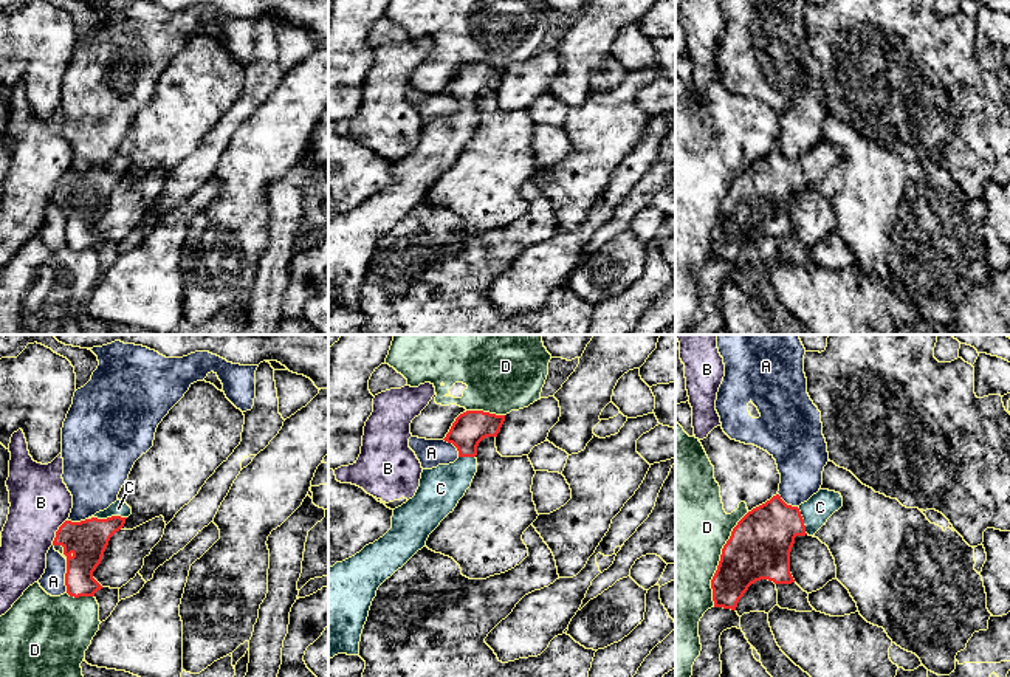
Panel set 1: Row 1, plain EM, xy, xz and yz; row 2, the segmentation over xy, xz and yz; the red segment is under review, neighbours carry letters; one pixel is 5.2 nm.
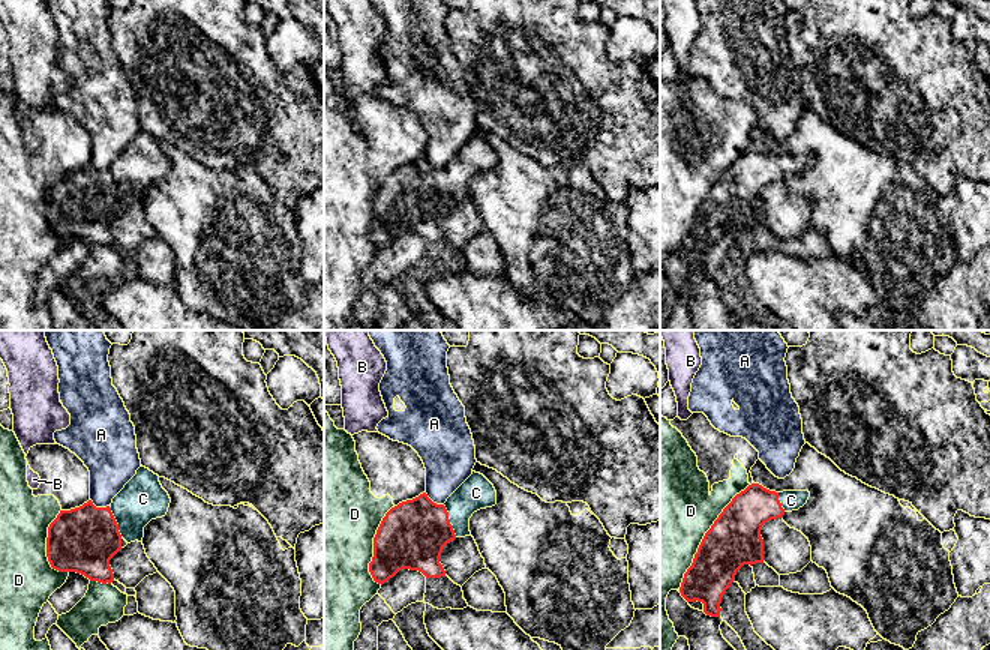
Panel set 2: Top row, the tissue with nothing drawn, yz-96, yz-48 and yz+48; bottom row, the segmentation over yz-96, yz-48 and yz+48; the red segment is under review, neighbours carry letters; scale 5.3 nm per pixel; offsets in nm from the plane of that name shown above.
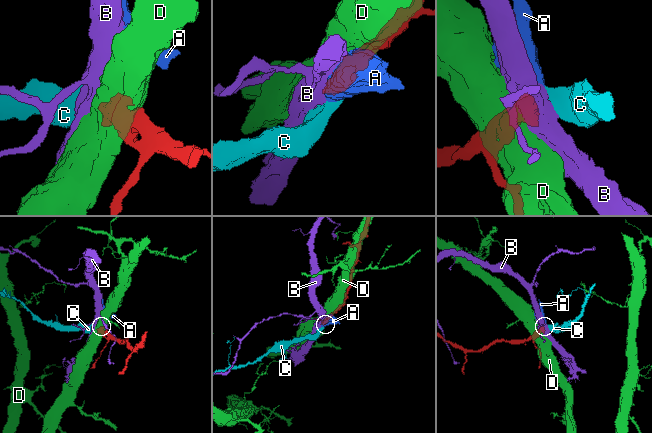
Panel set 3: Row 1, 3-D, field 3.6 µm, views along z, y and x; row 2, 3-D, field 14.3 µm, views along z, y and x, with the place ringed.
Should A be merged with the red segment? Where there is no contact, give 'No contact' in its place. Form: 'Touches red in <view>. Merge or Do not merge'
Touches red in xy. Do not merge

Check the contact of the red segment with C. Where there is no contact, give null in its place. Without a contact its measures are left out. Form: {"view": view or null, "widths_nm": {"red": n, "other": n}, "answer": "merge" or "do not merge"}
{"view": "xy", "widths_nm": {"red": 200, "other": 80}, "answer": "merge"}

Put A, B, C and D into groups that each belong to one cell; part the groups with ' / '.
A / B / C / D

